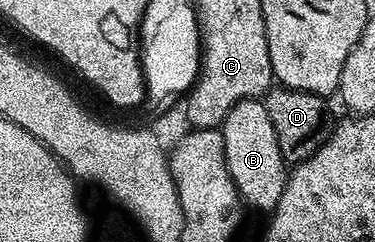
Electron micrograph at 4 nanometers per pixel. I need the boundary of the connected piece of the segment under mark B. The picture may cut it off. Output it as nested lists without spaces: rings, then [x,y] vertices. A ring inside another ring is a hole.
[[[247,98],[234,104],[234,108],[230,108],[224,118],[222,133],[228,174],[241,199],[256,210],[275,210],[280,204],[284,185],[288,182],[289,171],[282,156],[282,148],[278,148],[278,132],[274,132],[270,112],[263,101],[260,98]]]

